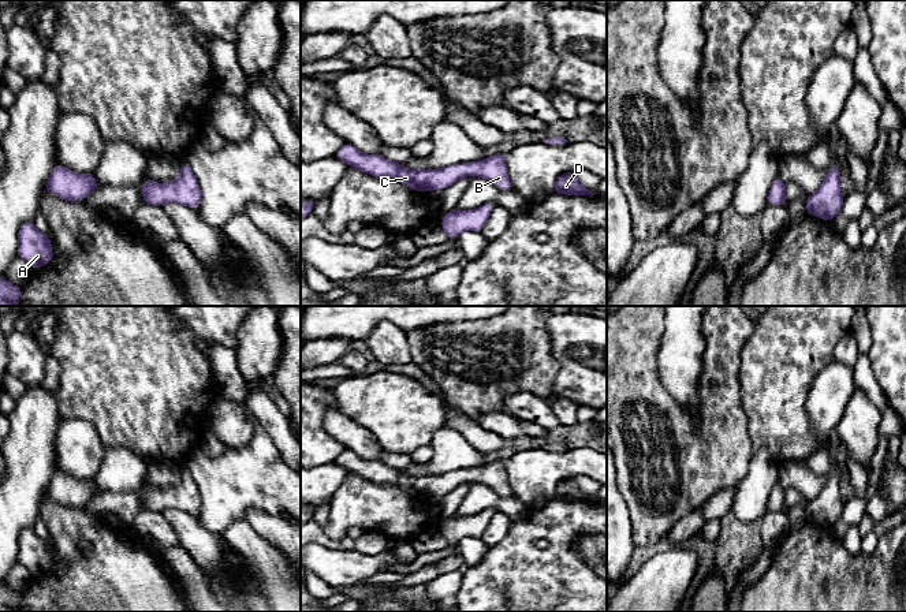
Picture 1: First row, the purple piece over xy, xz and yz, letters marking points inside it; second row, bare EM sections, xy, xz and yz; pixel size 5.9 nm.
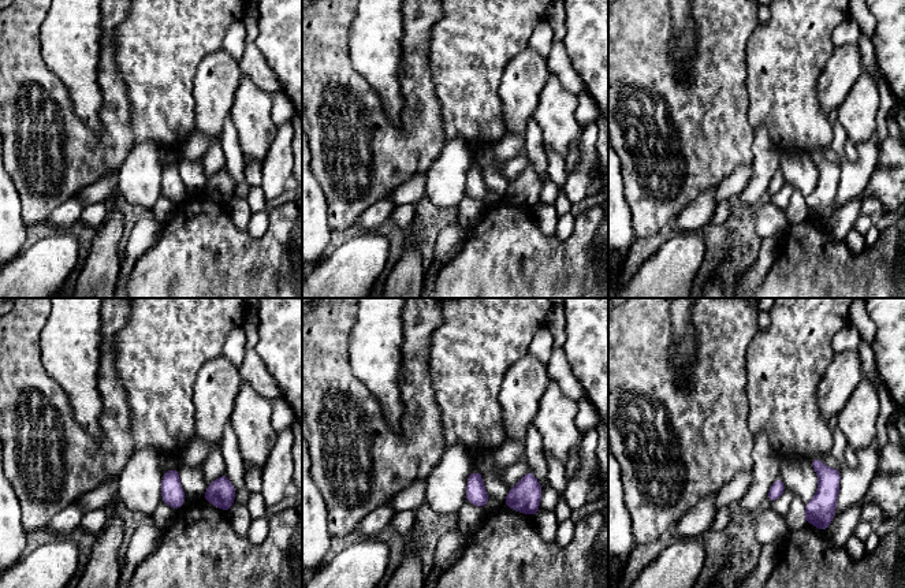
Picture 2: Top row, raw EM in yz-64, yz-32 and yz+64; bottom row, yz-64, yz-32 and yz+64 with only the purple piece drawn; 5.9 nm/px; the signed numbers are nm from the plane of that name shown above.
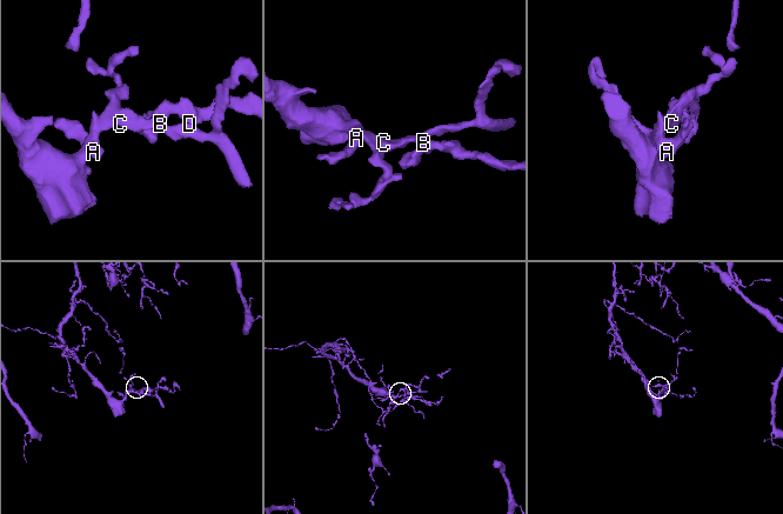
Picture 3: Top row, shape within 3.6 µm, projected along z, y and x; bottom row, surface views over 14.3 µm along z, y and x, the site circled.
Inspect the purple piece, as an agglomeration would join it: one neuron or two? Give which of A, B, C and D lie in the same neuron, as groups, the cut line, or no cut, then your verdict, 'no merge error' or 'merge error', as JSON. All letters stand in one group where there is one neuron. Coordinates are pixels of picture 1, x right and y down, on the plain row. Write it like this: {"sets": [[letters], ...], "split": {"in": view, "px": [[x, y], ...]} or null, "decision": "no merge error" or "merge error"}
{"sets": [["A", "B", "C", "D"]], "split": null, "decision": "no merge error"}

